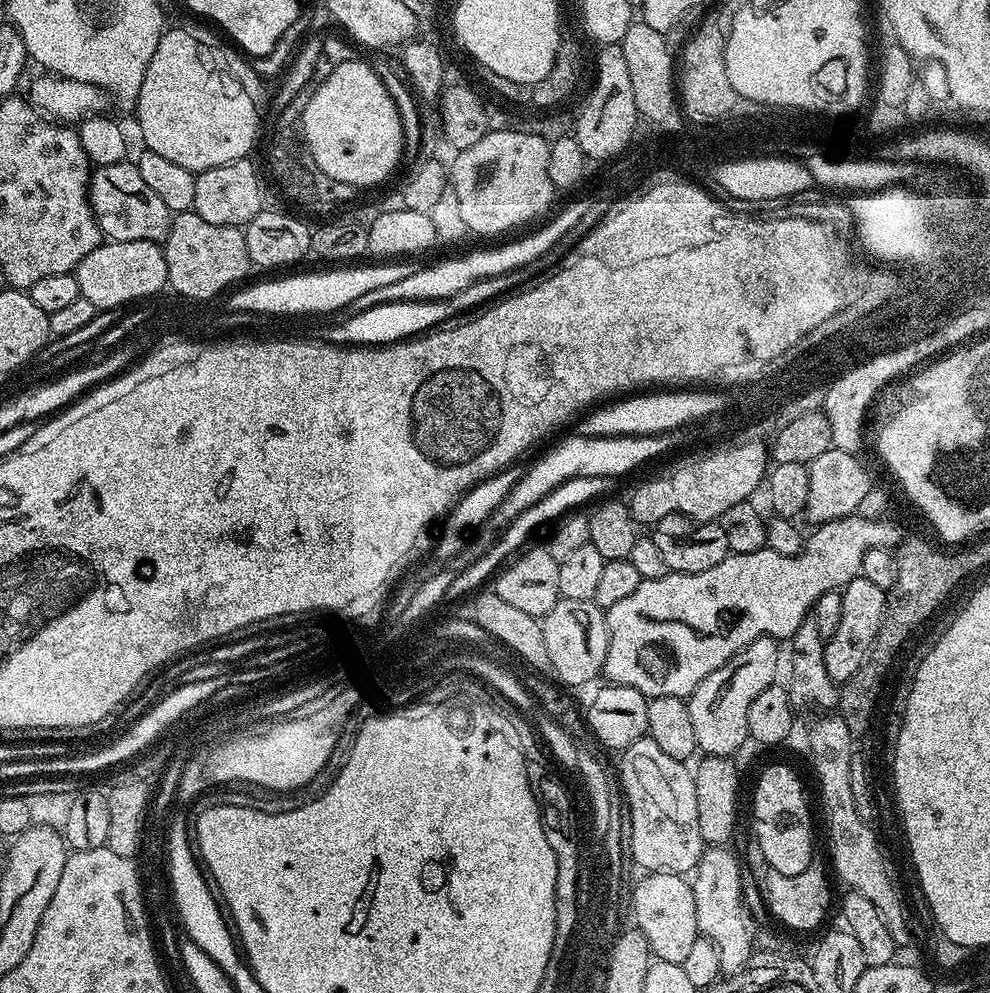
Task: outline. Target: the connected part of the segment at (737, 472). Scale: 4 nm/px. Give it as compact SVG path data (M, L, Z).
M763 443L722 446L709 456L676 460L665 472L642 483L628 500L632 519L639 525L654 526L670 514L682 514L697 522L716 522L730 506L751 501L756 487L763 485L770 468L770 452Z

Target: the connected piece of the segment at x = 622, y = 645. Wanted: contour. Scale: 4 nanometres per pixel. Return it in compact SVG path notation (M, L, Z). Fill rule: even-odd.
M855 514L844 516L840 520L826 522L819 525L815 531L816 533L813 536L809 535L807 537L804 548L796 556L778 554L773 548L765 546L753 552L733 552L722 562L718 562L718 566L710 566L710 570L693 573L669 571L666 578L641 580L638 590L634 590L634 594L629 594L626 598L622 598L621 601L614 602L614 606L606 609L609 648L606 650L602 671L603 679L606 678L605 681L613 684L630 686L649 698L653 696L683 696L687 698L691 696L692 691L698 686L698 682L702 682L702 678L706 678L706 674L714 674L714 670L718 670L718 666L722 666L730 658L734 658L734 654L738 654L738 650L750 646L750 642L754 642L759 636L770 636L777 642L787 641L796 633L798 626L802 626L802 622L809 619L812 608L815 607L818 598L822 598L822 594L843 589L844 585L851 582L855 576L861 575L862 558L871 548L887 548L892 550L902 540L899 526L891 524L888 518L871 520L870 518L862 518Z

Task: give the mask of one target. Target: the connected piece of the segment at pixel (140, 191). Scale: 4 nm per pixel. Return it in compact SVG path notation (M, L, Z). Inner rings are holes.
M125 162L99 166L91 173L88 181L88 202L100 227L101 237L109 241L142 242L155 240L162 242L168 237L172 225L172 211L146 186L142 174L138 174L135 163Z

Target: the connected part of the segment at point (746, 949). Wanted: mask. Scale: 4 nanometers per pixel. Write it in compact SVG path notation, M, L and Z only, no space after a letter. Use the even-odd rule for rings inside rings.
M728 846L705 847L695 872L690 876L699 935L715 946L720 970L724 974L735 974L748 967L756 948L755 930L758 925L758 920L752 917L751 910L744 905L744 876L740 873L740 860L730 849Z

